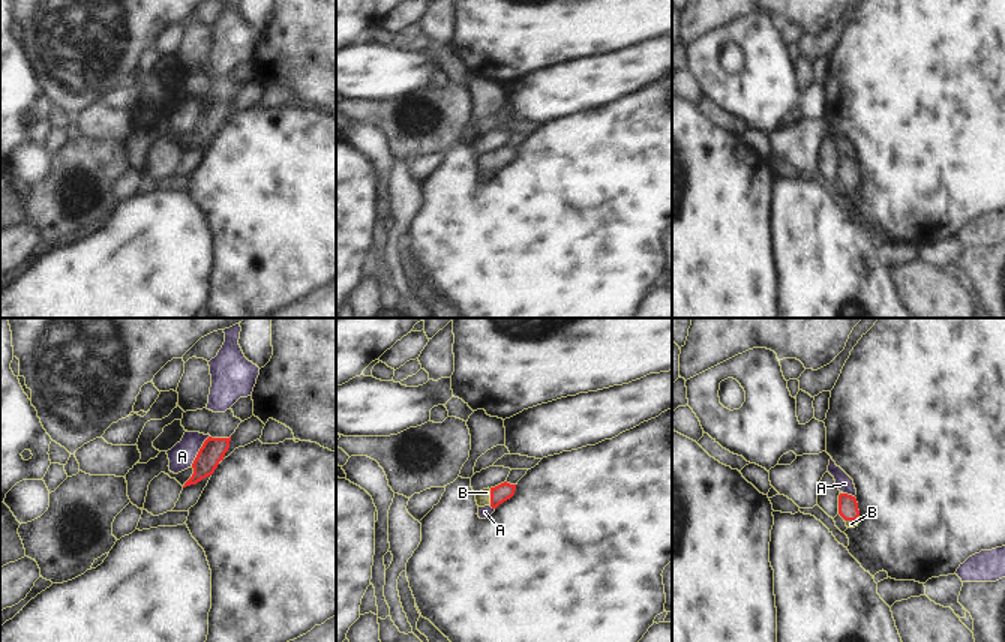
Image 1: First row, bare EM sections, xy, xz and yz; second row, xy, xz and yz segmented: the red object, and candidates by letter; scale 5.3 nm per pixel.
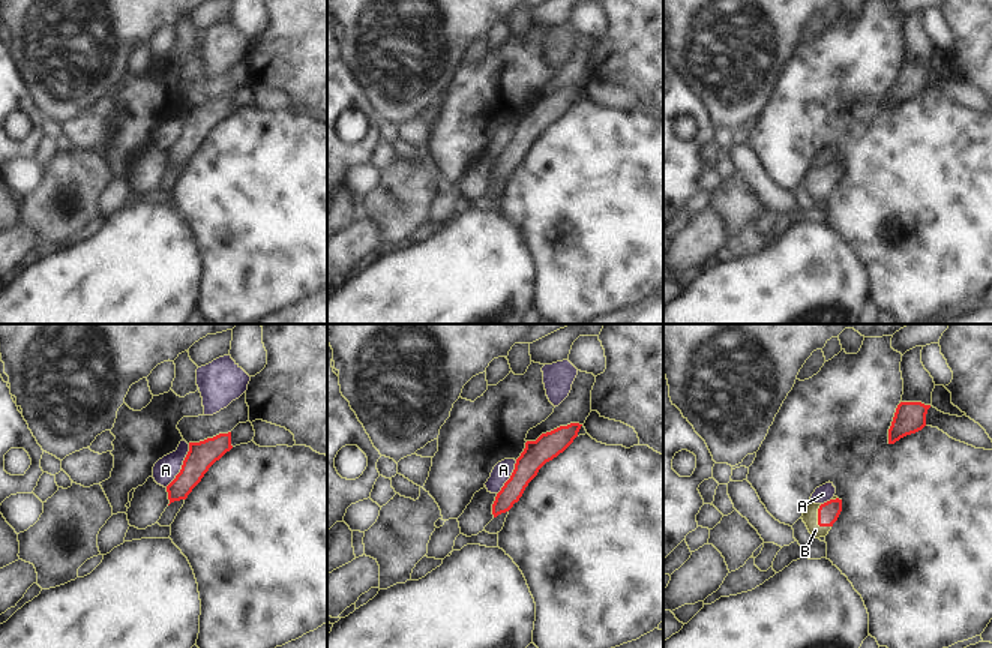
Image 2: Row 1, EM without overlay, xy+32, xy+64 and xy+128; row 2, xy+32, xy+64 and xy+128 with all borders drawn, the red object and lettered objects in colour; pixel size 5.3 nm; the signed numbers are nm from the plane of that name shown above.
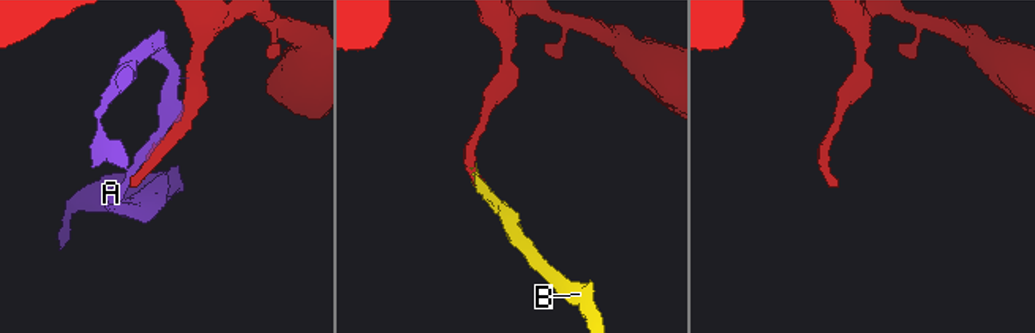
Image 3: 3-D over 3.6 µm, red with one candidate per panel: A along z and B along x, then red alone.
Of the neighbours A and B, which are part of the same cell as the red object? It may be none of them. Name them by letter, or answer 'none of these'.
B

